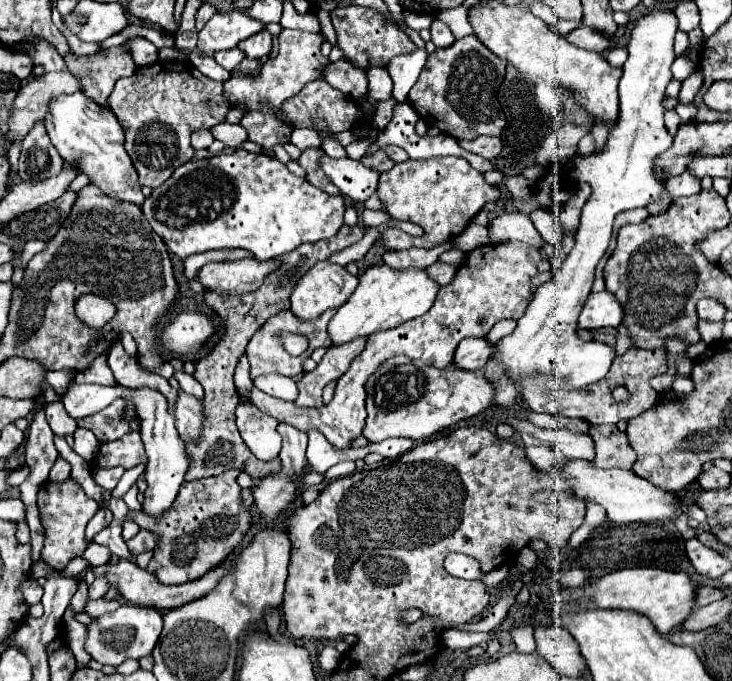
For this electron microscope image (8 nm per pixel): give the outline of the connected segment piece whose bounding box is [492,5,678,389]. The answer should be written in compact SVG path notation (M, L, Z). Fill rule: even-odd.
M656 5L648 15L636 19L632 31L630 31L630 43L628 43L628 51L630 57L624 63L622 71L622 79L620 79L620 117L616 127L610 131L606 147L602 153L598 155L590 155L590 157L574 157L566 163L571 177L576 181L588 181L592 187L592 195L586 201L586 205L582 207L582 217L580 217L580 227L576 231L576 243L572 247L572 251L568 253L568 257L564 259L562 269L546 283L542 283L536 293L534 299L530 301L530 305L526 307L526 313L518 319L516 329L506 335L504 339L500 339L496 343L496 351L494 351L494 359L504 367L506 377L516 383L520 387L520 383L526 377L534 377L534 375L560 375L562 379L568 381L570 387L574 389L582 389L594 381L600 381L614 359L614 351L600 343L600 341L582 341L576 333L576 317L578 311L582 309L588 293L592 291L592 283L594 283L594 271L598 261L602 259L602 255L608 249L610 237L612 237L612 223L614 217L620 211L626 209L638 209L638 207L646 207L650 203L656 203L660 199L664 199L668 195L666 187L656 181L652 167L654 167L654 157L664 153L666 149L670 149L672 145L672 137L668 135L666 127L664 127L664 109L662 109L662 99L666 85L672 79L670 73L670 65L676 59L674 55L674 35L678 31L678 17L674 15L672 9L664 7L664 5Z

